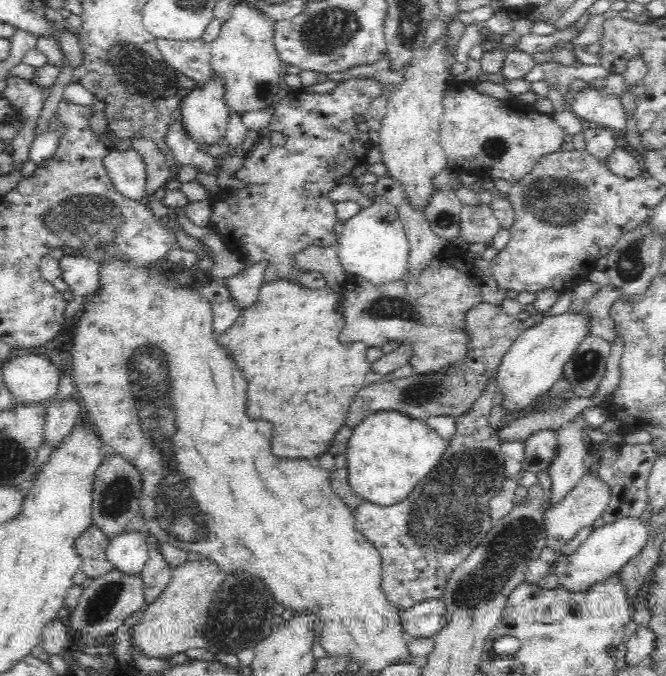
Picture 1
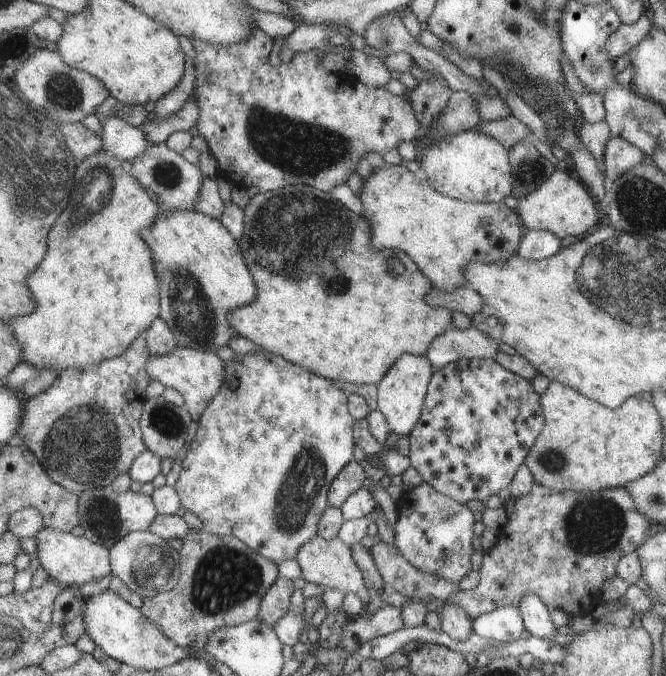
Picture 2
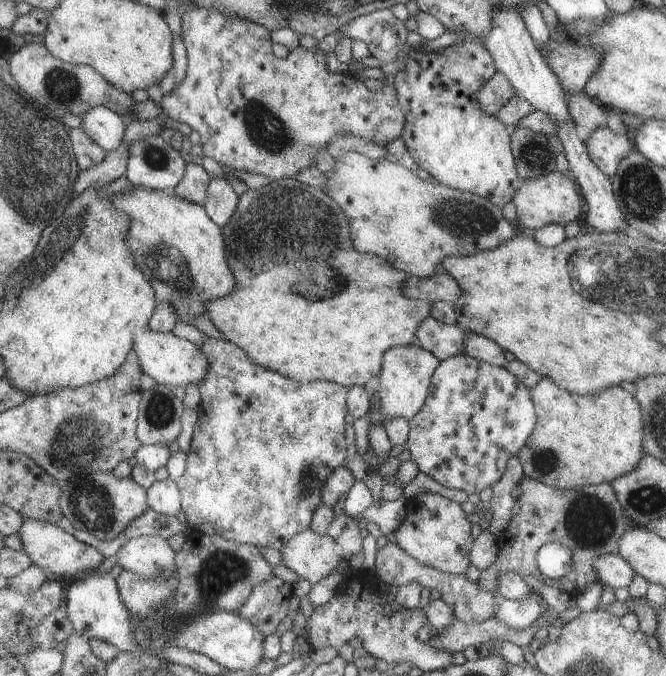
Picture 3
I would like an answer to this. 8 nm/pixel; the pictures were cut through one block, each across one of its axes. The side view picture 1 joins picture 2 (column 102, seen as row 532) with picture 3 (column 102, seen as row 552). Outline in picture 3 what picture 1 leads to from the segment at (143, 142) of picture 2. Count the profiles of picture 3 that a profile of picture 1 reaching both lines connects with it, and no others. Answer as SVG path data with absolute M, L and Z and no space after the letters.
M97 105L79 116L80 129L104 151L110 151L120 144L125 130L125 120L104 106Z

